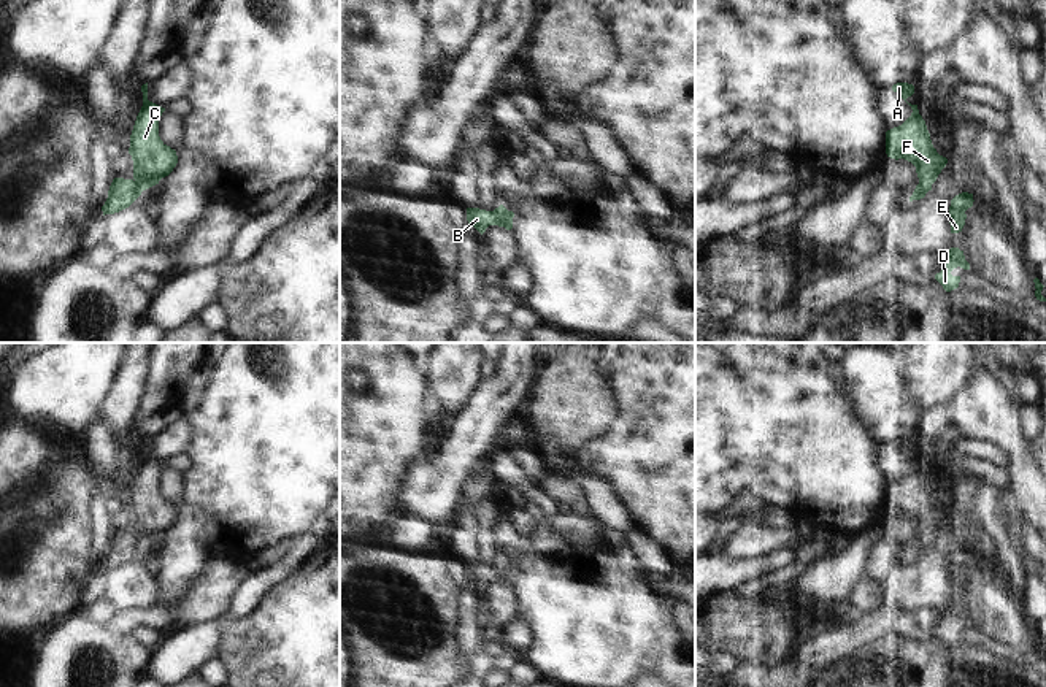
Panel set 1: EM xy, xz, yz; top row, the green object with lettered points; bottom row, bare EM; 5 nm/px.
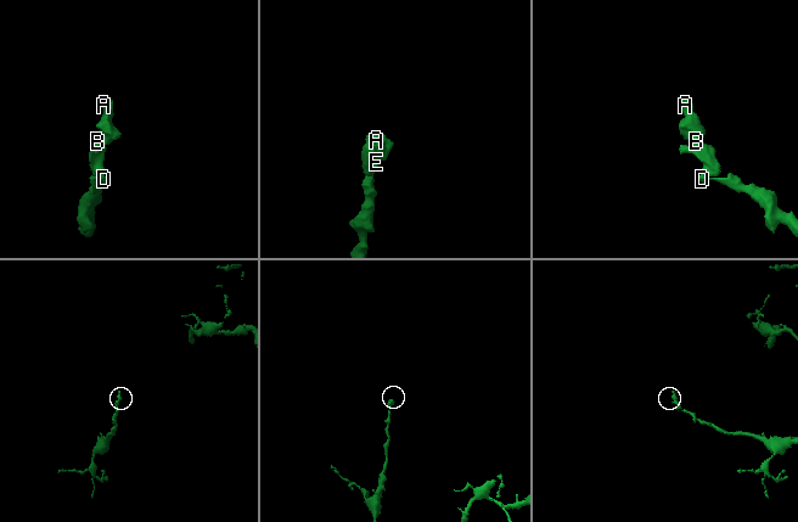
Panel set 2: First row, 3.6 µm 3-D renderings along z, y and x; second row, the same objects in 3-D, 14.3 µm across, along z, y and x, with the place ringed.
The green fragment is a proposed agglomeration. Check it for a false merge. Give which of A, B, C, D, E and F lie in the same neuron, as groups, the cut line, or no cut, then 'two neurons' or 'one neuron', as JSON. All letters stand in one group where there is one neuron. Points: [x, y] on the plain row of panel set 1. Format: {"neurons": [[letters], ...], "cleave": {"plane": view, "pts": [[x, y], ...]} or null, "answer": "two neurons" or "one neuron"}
{"neurons": [["A", "B", "C", "D", "E", "F"]], "cleave": null, "answer": "one neuron"}

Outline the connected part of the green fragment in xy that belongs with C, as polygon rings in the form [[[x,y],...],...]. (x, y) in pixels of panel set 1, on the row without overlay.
[[[148,438],[141,441],[143,462],[137,471],[129,509],[133,516],[133,533],[114,533],[105,560],[103,571],[129,563],[143,546],[159,539],[178,519],[176,506],[159,492],[159,476],[165,463],[148,455]]]

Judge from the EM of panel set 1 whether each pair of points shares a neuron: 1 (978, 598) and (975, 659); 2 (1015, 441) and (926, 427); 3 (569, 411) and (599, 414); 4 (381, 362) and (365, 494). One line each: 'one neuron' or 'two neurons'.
1: two neurons
2: one neuron
3: one neuron
4: one neuron

